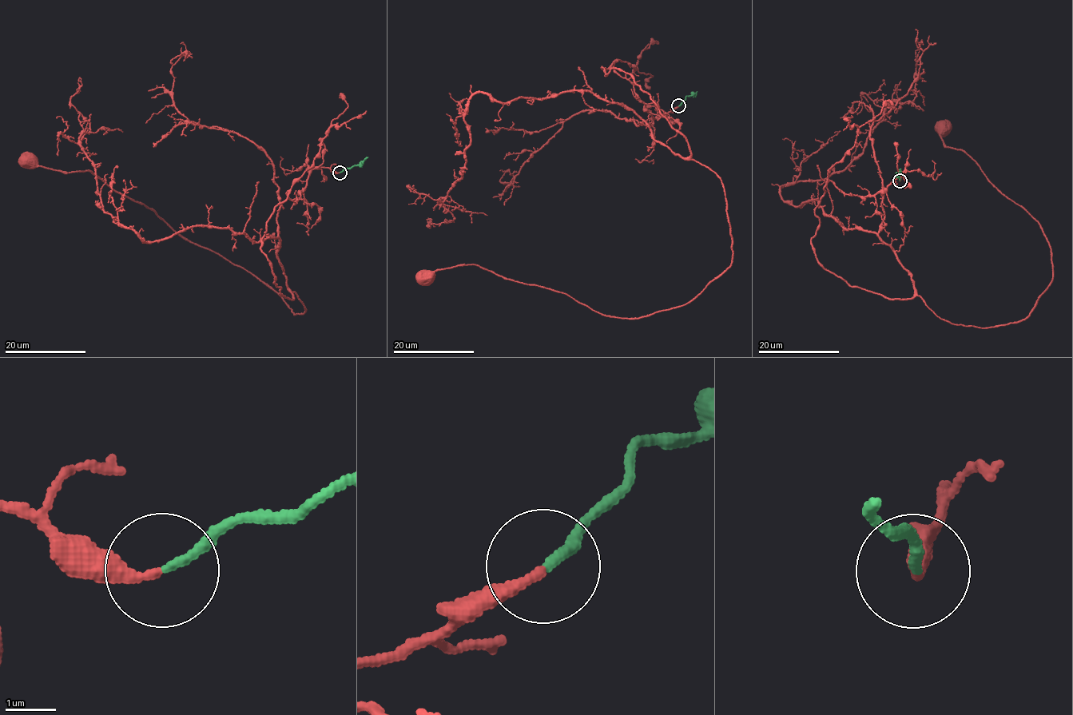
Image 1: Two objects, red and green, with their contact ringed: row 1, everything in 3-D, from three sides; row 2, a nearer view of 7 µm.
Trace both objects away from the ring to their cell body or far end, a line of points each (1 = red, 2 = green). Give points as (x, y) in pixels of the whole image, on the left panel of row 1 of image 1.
1: (339, 172), (313, 169), (266, 224), (274, 282), (306, 310), (295, 315), (89, 171), (27, 160)
2: (339, 172), (359, 165), (368, 157)

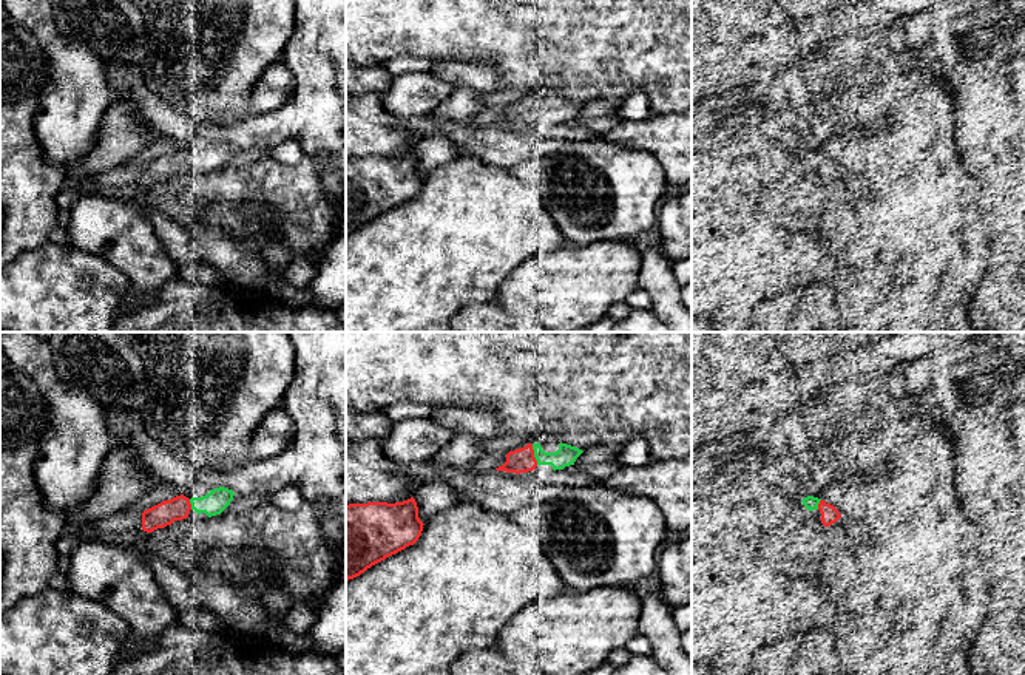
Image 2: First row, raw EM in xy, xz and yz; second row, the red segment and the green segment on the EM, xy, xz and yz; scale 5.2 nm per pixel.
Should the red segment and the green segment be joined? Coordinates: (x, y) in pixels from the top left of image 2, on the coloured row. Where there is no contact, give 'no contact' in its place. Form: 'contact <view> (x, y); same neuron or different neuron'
contact xz (533, 454); same neuron

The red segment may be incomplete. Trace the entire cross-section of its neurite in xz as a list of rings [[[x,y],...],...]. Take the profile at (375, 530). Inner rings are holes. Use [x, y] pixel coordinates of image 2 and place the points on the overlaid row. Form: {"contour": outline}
{"contour": [[[414,497],[395,504],[367,502],[346,505],[346,581],[414,545],[421,536],[423,525]]]}

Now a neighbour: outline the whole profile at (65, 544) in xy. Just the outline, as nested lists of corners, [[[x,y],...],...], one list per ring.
[[[63,534],[56,542],[56,551],[59,556],[69,556],[74,548],[79,545],[80,538],[76,534]]]

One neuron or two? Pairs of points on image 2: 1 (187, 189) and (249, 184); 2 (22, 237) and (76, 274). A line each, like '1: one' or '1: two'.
1: one
2: two

